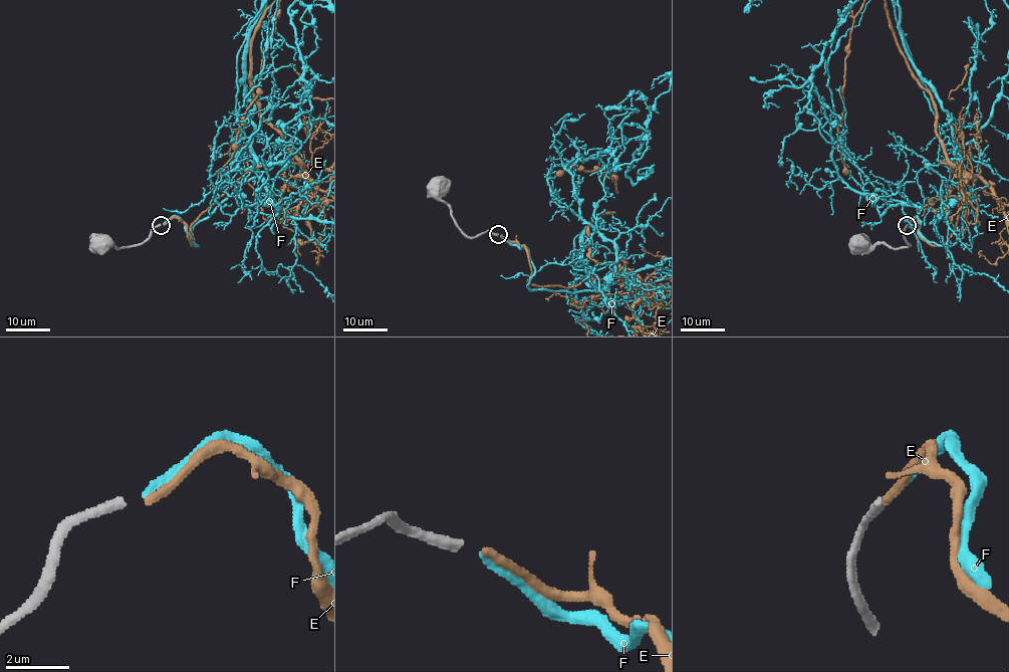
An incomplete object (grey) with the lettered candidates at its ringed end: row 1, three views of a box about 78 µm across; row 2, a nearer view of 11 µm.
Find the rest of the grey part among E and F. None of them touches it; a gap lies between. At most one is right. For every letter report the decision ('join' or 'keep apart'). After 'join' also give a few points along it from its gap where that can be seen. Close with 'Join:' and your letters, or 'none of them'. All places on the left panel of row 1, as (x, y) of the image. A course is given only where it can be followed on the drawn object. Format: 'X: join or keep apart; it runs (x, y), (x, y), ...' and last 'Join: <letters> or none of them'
E: keep apart
F: join
Join: F

